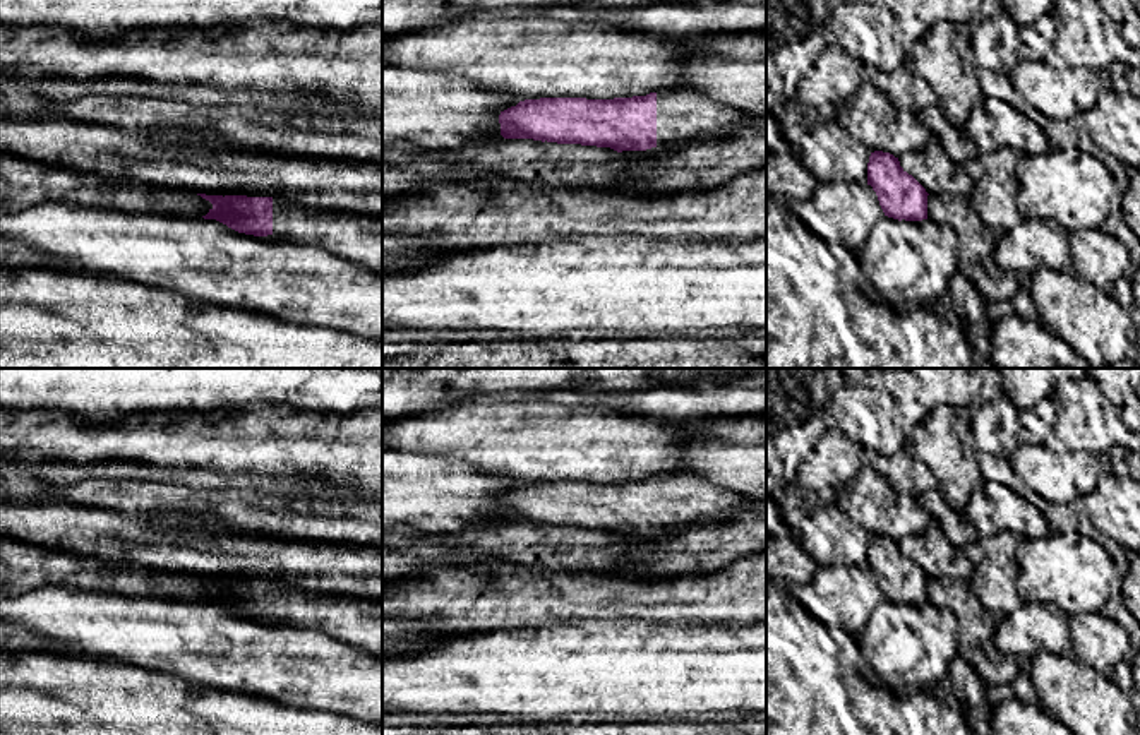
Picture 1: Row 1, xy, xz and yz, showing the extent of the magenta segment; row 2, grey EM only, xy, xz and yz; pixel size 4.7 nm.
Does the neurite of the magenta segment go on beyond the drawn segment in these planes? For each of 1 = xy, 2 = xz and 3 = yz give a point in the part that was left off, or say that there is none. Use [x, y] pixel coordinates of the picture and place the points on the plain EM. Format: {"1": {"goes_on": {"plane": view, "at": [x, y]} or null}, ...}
{"1": {"goes_on": {"plane": "xy", "at": [357, 622]}}, "2": {"goes_on": {"plane": "xz", "at": [683, 497]}}, "3": {"goes_on": null}}

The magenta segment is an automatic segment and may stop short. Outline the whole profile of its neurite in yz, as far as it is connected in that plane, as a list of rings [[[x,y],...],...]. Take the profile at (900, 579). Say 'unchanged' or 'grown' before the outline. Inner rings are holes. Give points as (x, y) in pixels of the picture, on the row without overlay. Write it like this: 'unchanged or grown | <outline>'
unchanged | [[[874,535],[867,547],[867,569],[878,579],[885,600],[905,605],[927,603],[927,576],[909,559],[898,541]]]

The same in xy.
grown | [[[197,579],[213,588],[209,596],[202,600],[204,603],[216,603],[245,618],[276,618],[286,625],[319,630],[382,658],[382,603],[379,601],[363,601],[350,596],[309,596],[273,581]]]

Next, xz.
grown | [[[687,471],[650,476],[646,480],[586,483],[586,481],[540,481],[525,483],[499,499],[504,523],[533,523],[557,528],[581,528],[622,535],[670,533],[684,524],[734,516],[749,499],[737,490],[720,487]]]

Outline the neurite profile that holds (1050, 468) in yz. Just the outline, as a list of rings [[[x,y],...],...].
[[[1051,432],[1044,442],[1020,444],[1008,457],[1018,478],[1053,504],[1075,505],[1106,468],[1092,452],[1073,452]]]

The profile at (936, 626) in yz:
[[[883,600],[857,644],[888,690],[943,687],[950,663],[958,656],[957,617],[929,601],[898,605]]]

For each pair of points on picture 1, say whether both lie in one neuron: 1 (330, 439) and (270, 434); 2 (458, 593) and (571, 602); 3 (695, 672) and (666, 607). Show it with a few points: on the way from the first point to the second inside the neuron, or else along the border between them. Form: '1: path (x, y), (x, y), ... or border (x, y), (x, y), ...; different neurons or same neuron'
1: path (314, 439), (285, 439); same neuron
2: path (486, 598), (544, 598); same neuron
3: border (631, 617), (659, 622), (710, 624); different neurons

